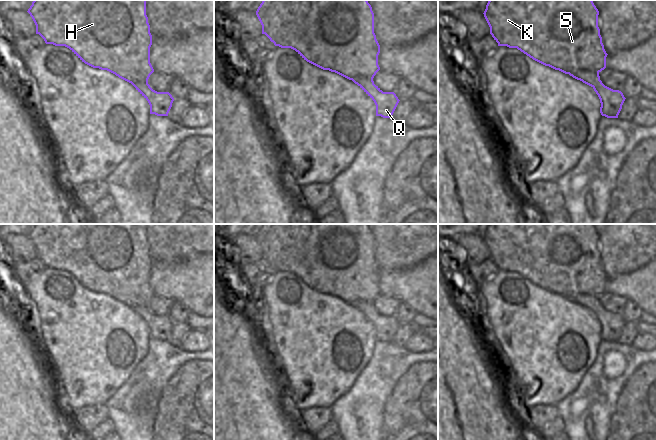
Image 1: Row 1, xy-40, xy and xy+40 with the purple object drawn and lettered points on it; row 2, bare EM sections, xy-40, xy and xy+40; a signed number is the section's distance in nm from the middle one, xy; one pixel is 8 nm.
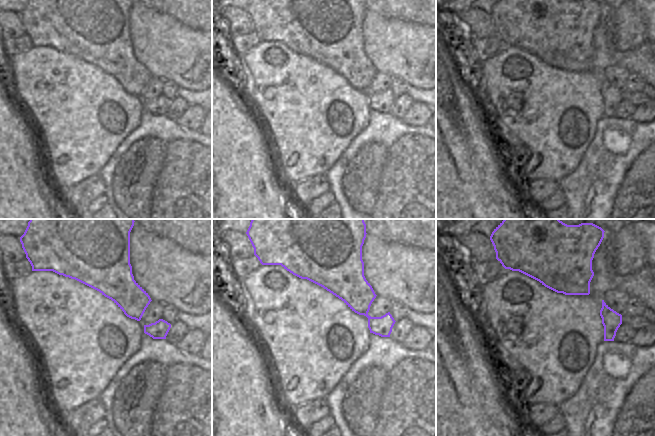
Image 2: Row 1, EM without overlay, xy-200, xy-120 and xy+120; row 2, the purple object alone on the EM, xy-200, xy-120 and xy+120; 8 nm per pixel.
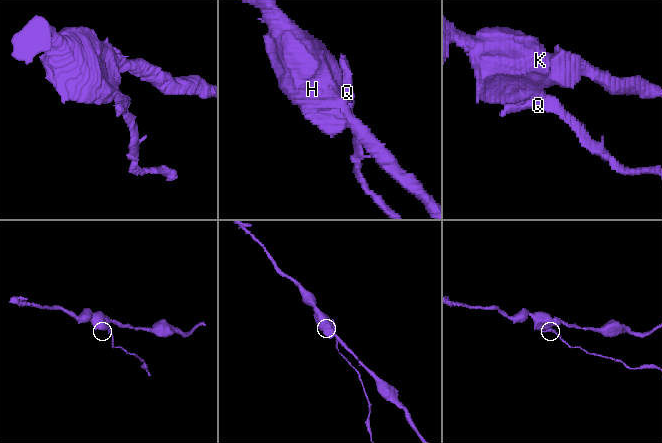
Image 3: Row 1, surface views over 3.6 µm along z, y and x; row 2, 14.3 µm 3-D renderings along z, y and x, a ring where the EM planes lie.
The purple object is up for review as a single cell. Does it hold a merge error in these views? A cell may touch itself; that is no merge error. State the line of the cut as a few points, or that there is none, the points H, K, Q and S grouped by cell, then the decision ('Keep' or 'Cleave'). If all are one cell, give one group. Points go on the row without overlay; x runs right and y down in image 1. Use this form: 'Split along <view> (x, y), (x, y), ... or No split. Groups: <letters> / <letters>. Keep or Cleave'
Split along xy+40 (599, 302), (596, 310), (590, 306), (580, 304). Groups: H K S / Q. Cleave.

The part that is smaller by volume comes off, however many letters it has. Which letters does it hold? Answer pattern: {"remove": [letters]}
{"remove": ["Q"]}

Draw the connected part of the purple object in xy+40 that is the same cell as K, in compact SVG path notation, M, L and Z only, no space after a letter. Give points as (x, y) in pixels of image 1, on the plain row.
M489 224L483 238L498 270L517 272L545 290L598 310L598 299L606 292L608 278L598 251L599 235L592 224Z

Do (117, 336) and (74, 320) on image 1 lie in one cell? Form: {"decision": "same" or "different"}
{"decision": "same"}

